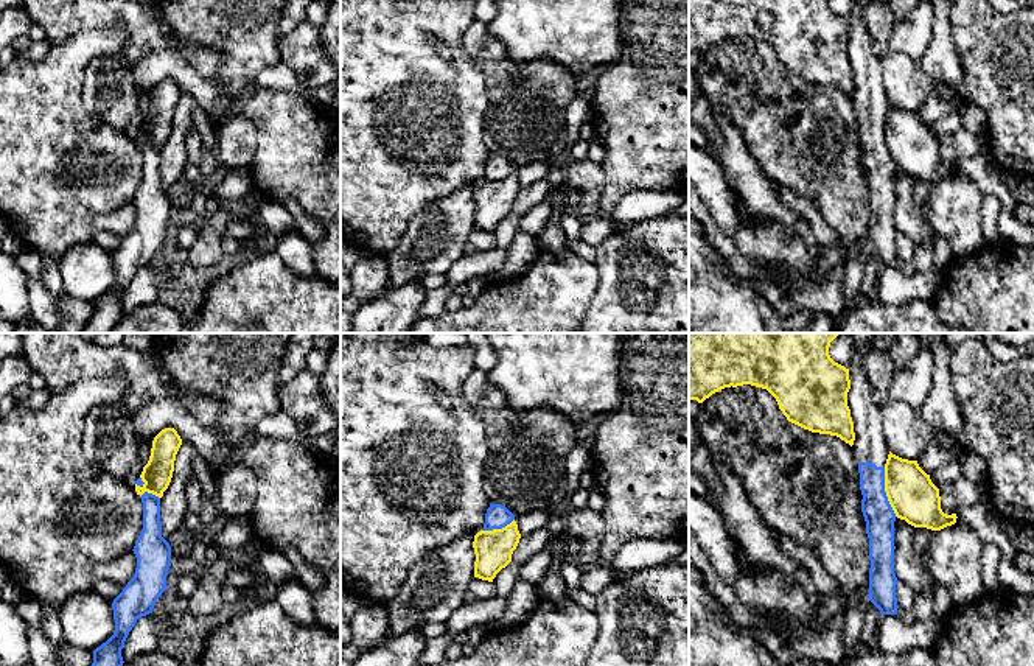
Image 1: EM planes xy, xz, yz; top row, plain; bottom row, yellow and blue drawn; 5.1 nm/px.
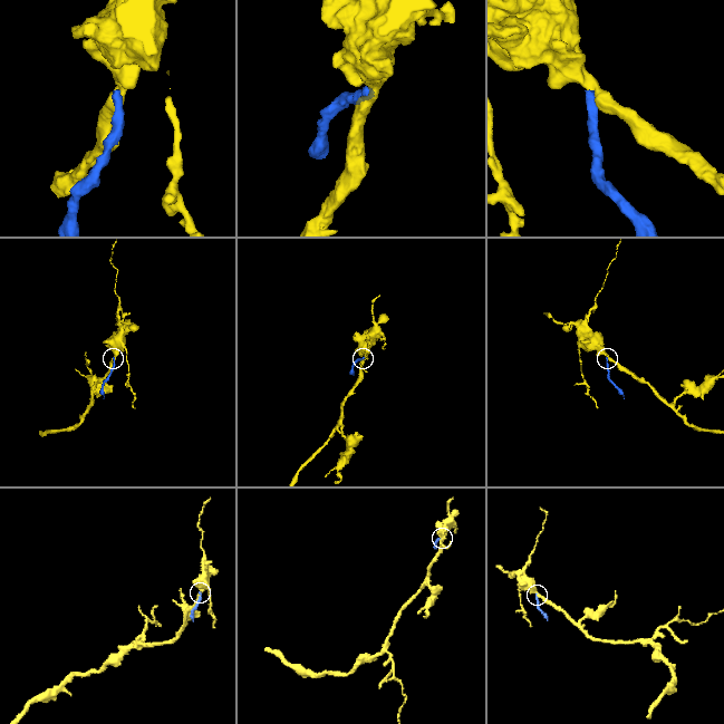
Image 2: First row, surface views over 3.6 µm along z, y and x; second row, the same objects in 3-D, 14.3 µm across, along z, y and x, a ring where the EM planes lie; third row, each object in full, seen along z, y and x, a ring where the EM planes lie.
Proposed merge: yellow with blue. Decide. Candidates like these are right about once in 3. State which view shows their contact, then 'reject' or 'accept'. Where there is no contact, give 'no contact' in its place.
meets yellow in yz; reject

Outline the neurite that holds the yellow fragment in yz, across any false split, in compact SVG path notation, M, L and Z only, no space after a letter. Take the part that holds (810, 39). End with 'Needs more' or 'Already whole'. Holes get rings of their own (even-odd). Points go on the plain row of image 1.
M689 0L689 51L703 54L725 39L743 36L767 40L788 73L854 96L849 20L835 14L829 0Z. Already whole

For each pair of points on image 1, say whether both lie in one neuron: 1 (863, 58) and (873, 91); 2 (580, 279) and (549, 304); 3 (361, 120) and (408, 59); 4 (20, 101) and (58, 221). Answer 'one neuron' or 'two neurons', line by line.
1: one neuron
2: one neuron
3: one neuron
4: one neuron

